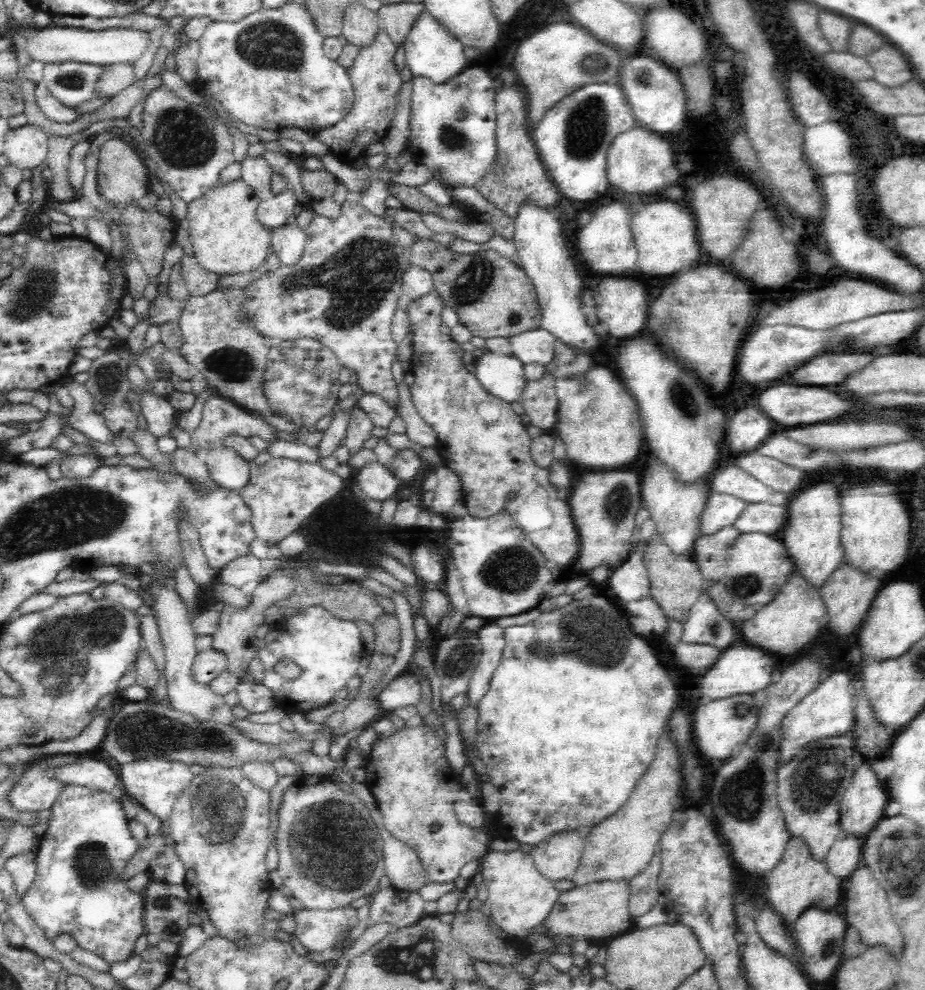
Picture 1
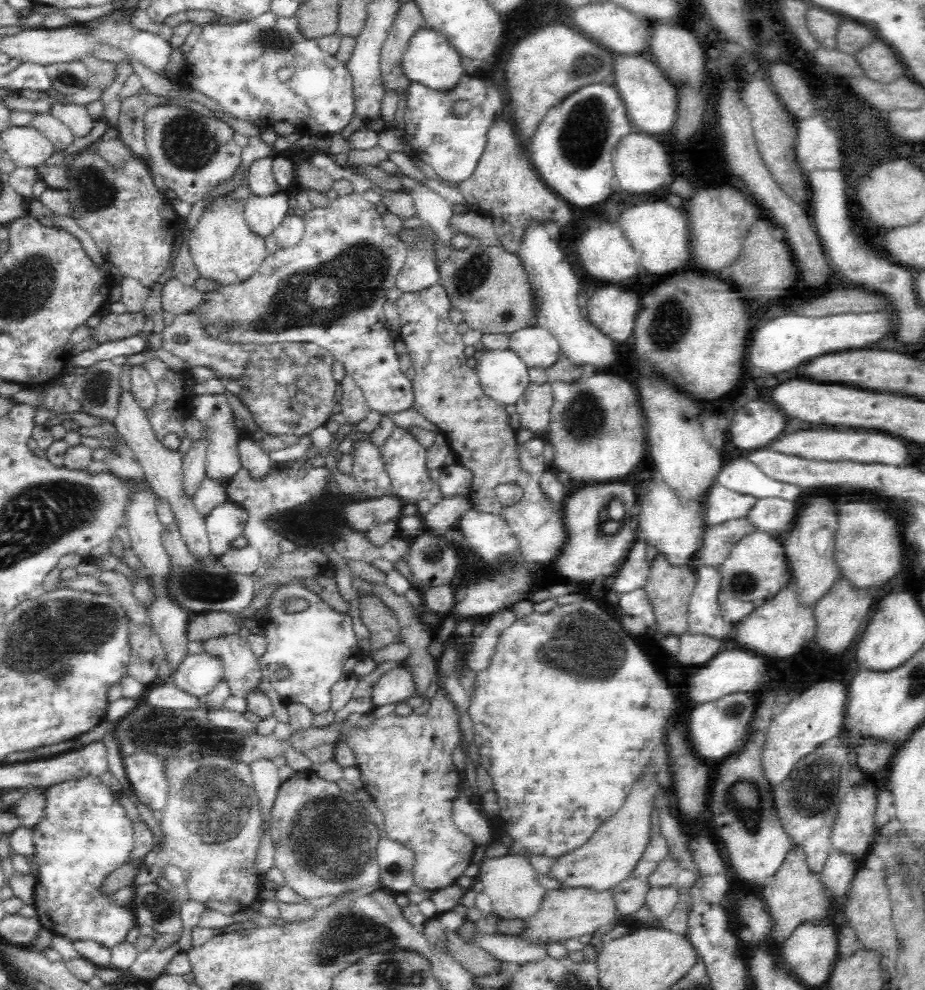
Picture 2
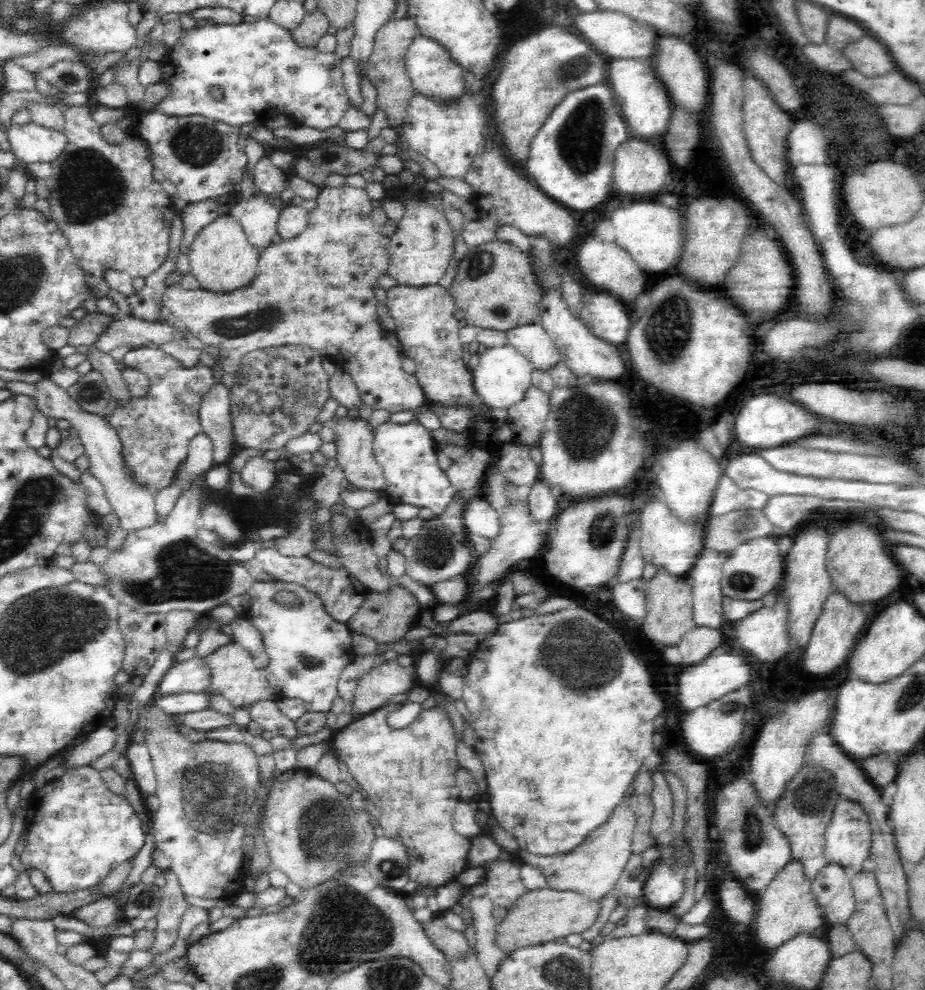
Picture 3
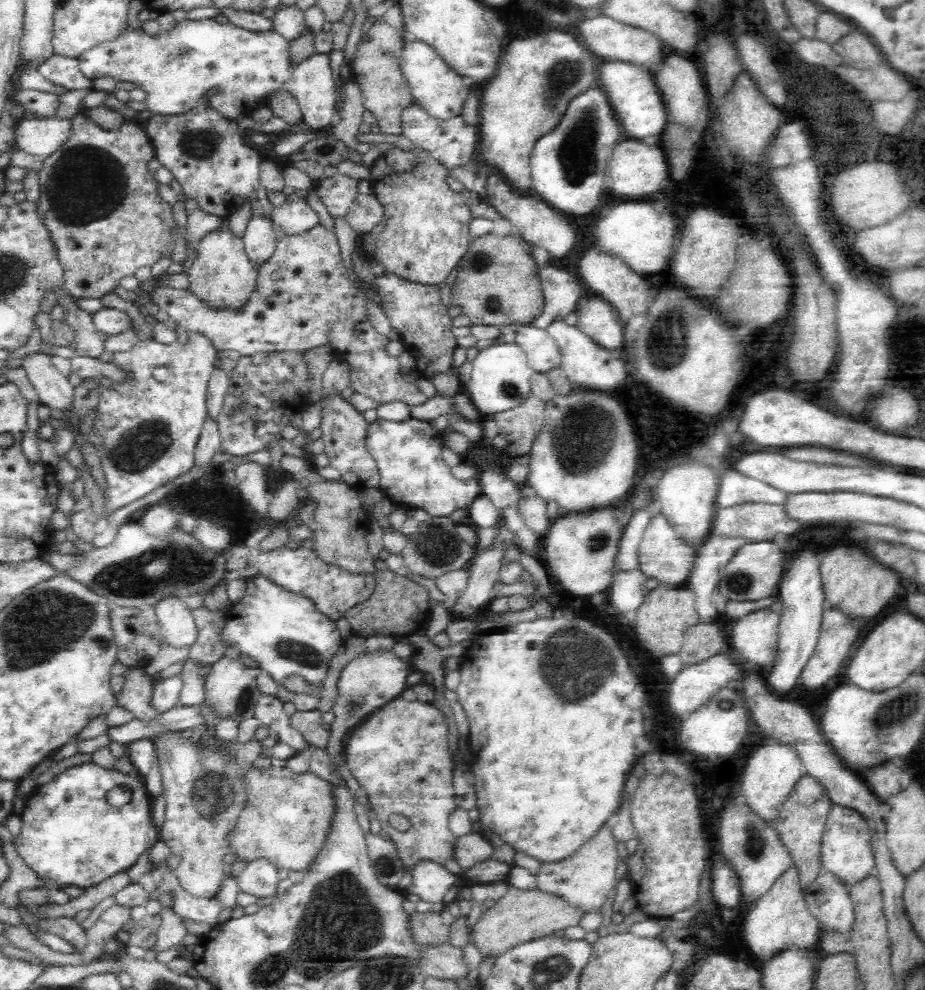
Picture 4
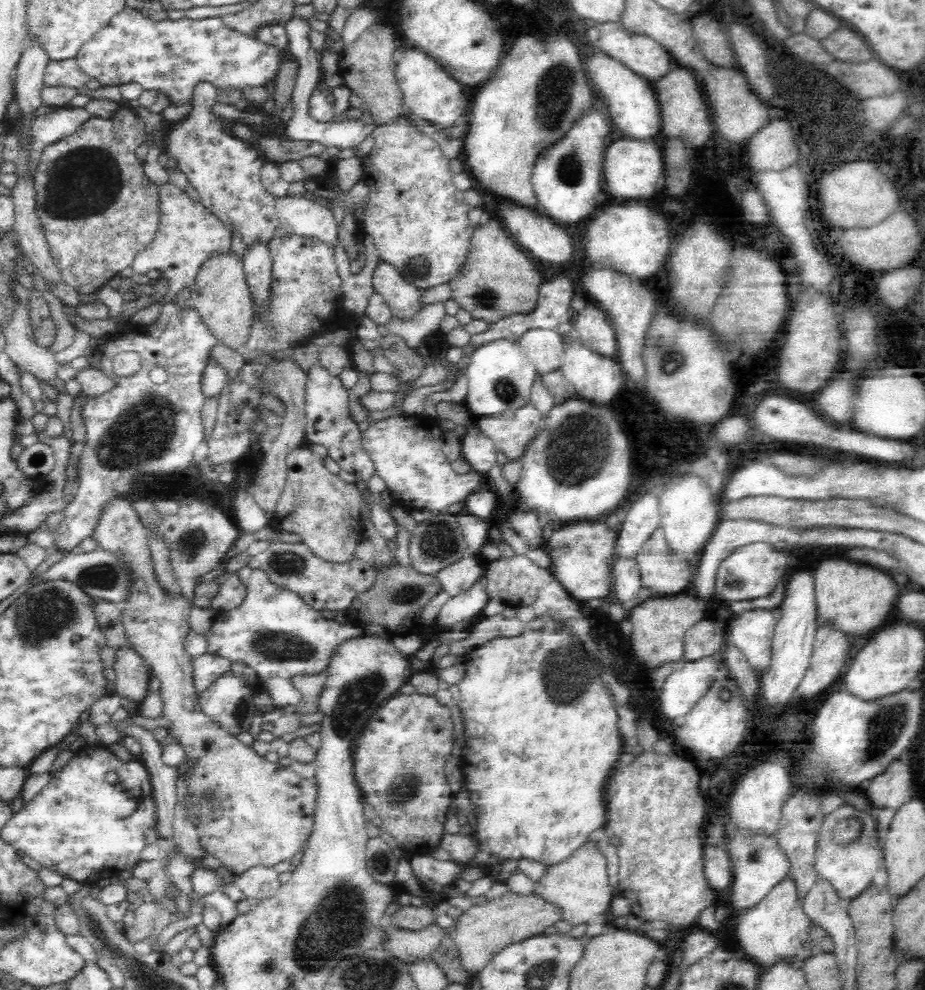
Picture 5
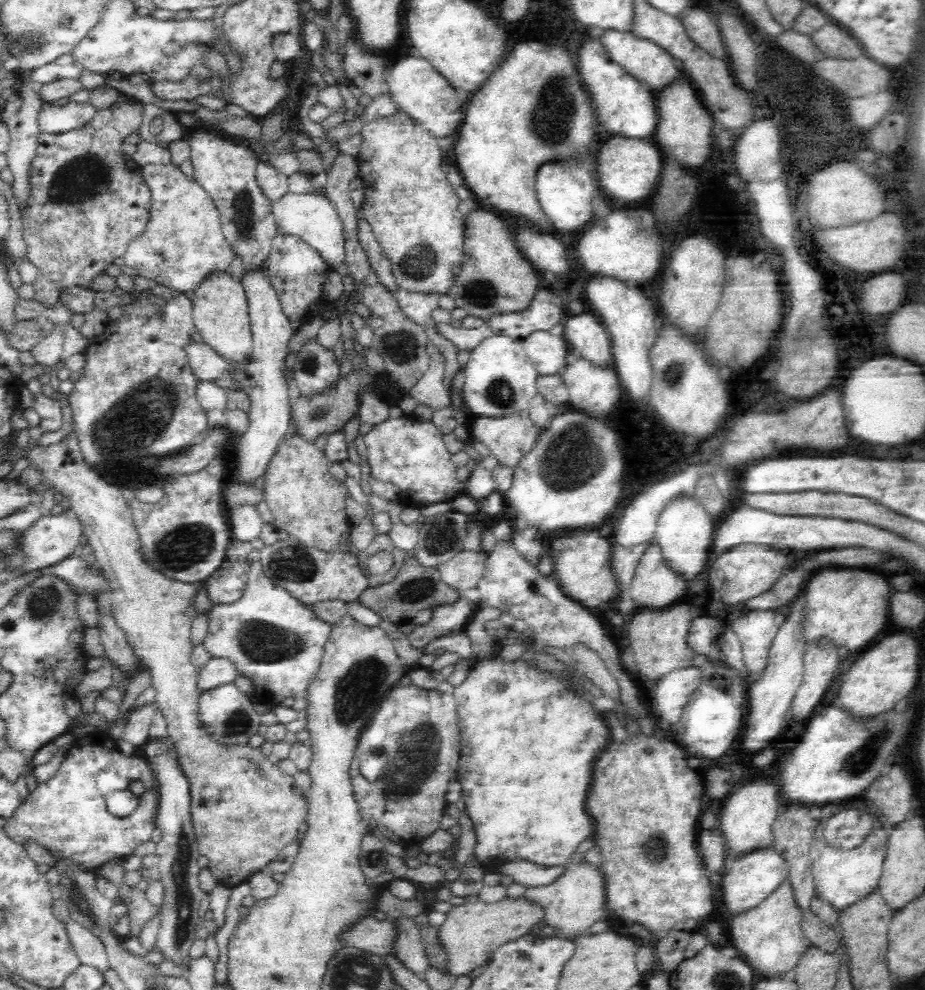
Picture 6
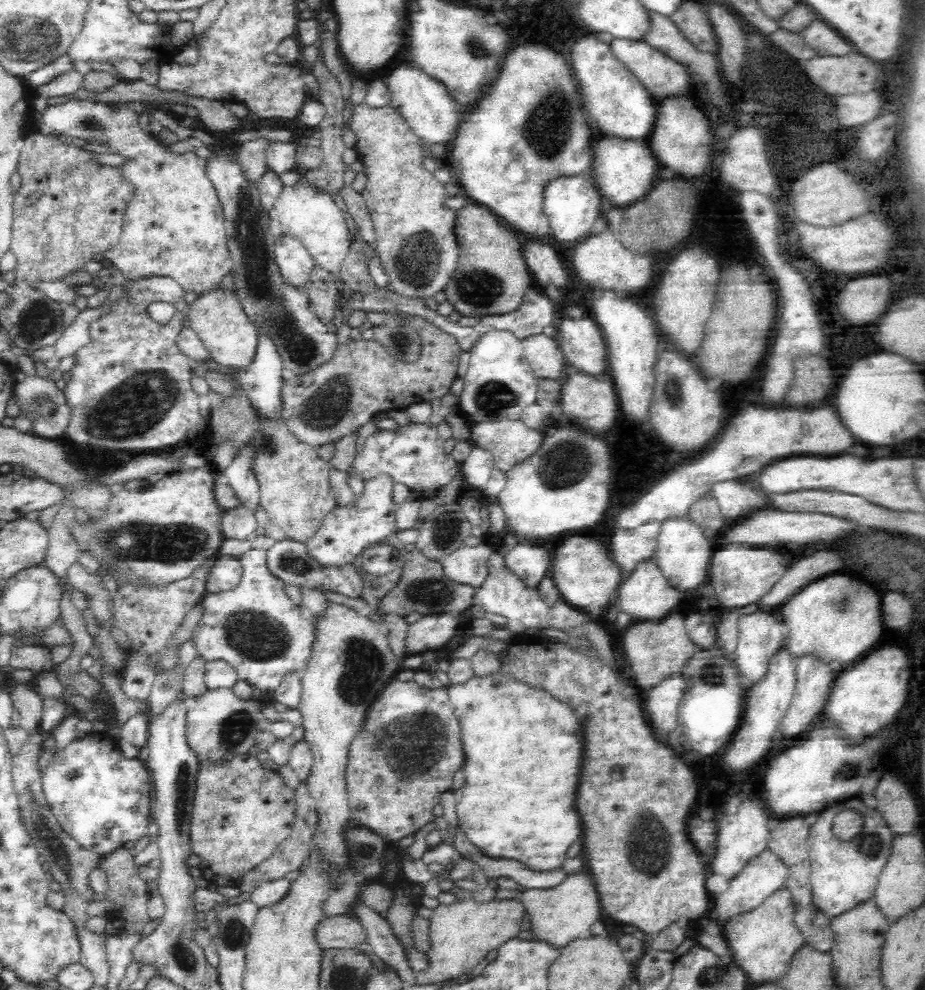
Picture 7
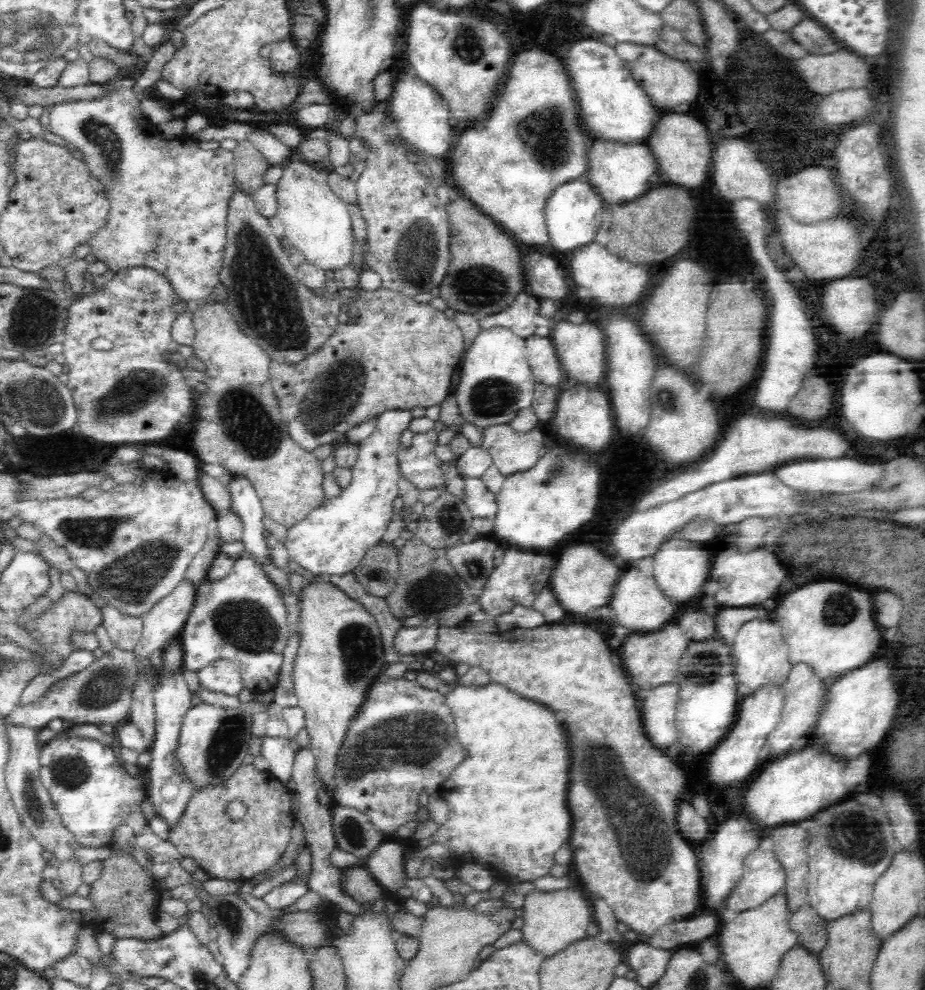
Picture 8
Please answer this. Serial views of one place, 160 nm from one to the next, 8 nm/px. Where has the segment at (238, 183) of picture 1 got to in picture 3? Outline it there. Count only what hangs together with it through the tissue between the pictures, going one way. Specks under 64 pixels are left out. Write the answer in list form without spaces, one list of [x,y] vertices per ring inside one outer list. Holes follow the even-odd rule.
[[[224,214],[198,232],[198,237],[192,243],[189,253],[191,269],[188,272],[198,280],[203,290],[222,294],[234,293],[248,287],[254,281],[259,271],[260,254],[261,252],[256,251],[256,247],[248,243],[243,226],[230,214]]]

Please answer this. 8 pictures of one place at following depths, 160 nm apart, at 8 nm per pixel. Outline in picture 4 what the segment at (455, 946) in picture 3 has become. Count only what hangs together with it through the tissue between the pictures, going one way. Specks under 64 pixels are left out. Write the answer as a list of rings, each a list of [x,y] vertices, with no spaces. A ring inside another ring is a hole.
[[[414,911],[407,916],[407,931],[416,945],[449,943],[449,925],[442,922],[441,913]]]

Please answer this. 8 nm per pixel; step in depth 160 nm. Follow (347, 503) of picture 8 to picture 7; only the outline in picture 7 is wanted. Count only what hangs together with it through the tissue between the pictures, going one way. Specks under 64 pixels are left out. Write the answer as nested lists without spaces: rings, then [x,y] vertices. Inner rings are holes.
[[[376,473],[363,478],[362,494],[355,495],[352,504],[331,508],[321,518],[320,528],[303,542],[307,555],[322,568],[344,568],[346,564],[352,564],[352,560],[360,556],[366,547],[378,545],[380,540],[396,533],[395,514],[398,504],[394,503],[392,497],[396,483],[390,473]]]

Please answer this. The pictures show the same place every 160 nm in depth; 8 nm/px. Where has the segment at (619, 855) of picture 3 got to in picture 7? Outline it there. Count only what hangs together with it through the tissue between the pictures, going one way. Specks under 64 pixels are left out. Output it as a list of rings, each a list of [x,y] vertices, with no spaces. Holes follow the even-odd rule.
[[[584,871],[568,874],[566,880],[554,888],[525,889],[519,893],[518,900],[525,908],[525,912],[530,914],[530,932],[534,936],[533,939],[547,942],[558,949],[574,939],[590,937],[590,926],[597,920],[602,920],[601,906],[592,878]]]

